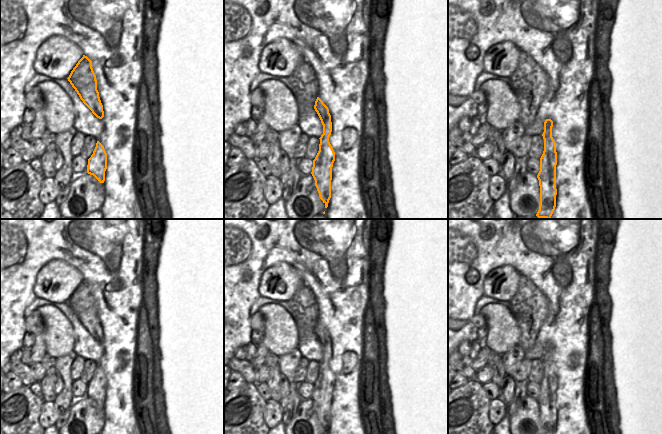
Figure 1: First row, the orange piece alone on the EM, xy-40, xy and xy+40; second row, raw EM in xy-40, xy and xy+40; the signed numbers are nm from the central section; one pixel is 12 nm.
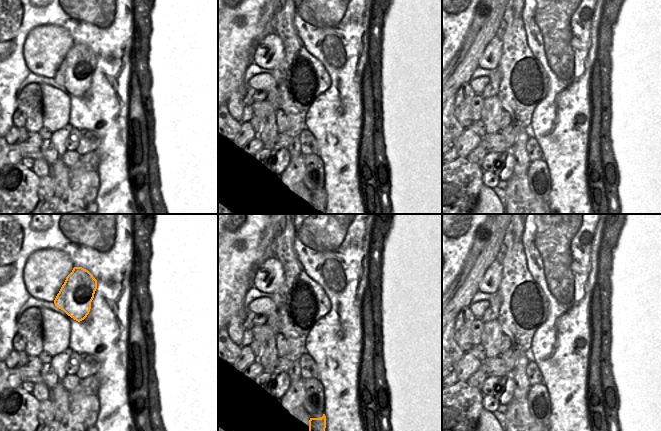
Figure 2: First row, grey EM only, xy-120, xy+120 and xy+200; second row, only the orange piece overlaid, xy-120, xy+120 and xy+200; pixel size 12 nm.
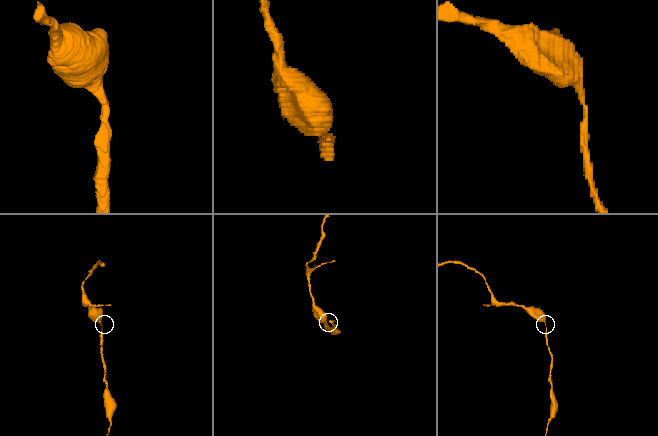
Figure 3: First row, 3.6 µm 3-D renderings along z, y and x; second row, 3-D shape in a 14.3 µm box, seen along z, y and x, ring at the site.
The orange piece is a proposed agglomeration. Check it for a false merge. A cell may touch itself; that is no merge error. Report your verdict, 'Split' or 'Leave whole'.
Leave whole.

